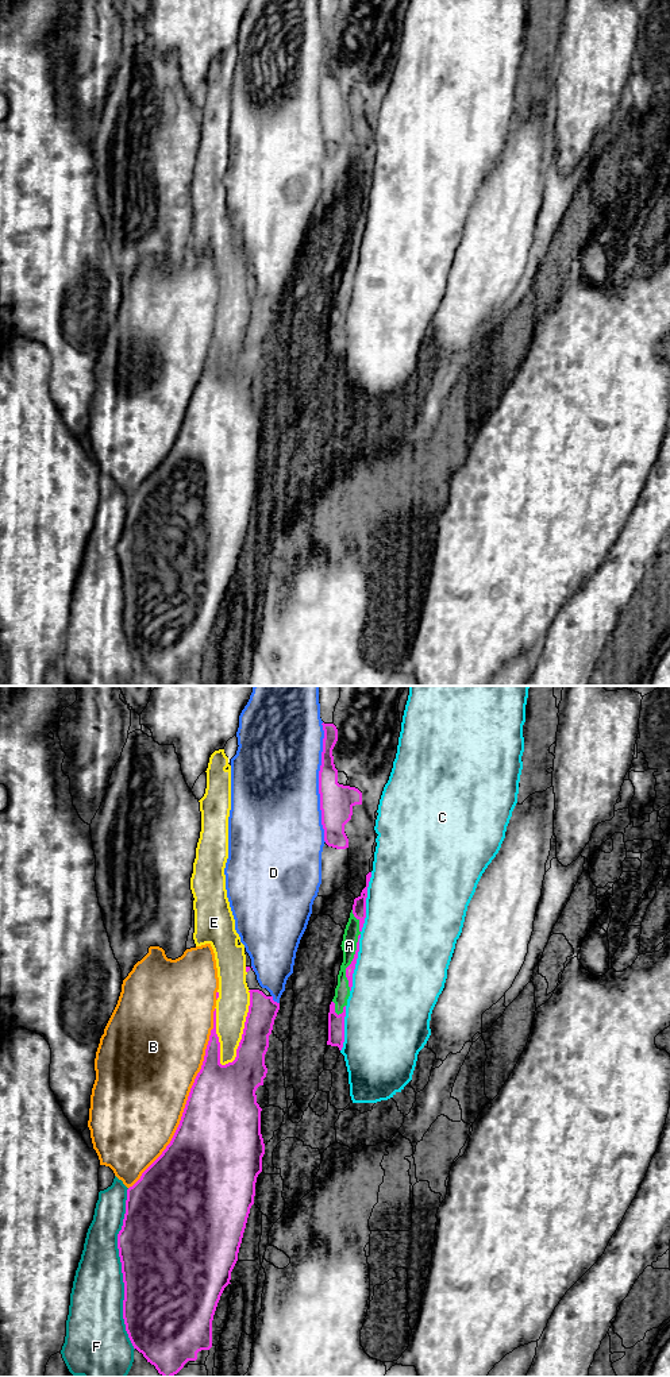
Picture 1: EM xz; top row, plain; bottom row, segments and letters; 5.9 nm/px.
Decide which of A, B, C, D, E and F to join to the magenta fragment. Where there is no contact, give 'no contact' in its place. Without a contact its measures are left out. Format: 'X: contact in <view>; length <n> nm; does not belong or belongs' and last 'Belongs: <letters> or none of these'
A: contact in xz; length 480 nm; does not belong
B: contact in xz; length 1200 nm; does not belong
C: contact in xz; length 360 nm; does not belong
D: contact in xz; length 700 nm; does not belong
E: contact in xz; length 480 nm; does not belong
F: contact in xz; length 950 nm; does not belong
Belongs: none of these

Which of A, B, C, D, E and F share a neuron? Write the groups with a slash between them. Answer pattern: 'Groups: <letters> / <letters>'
Groups: A / B / C / D / E / F

